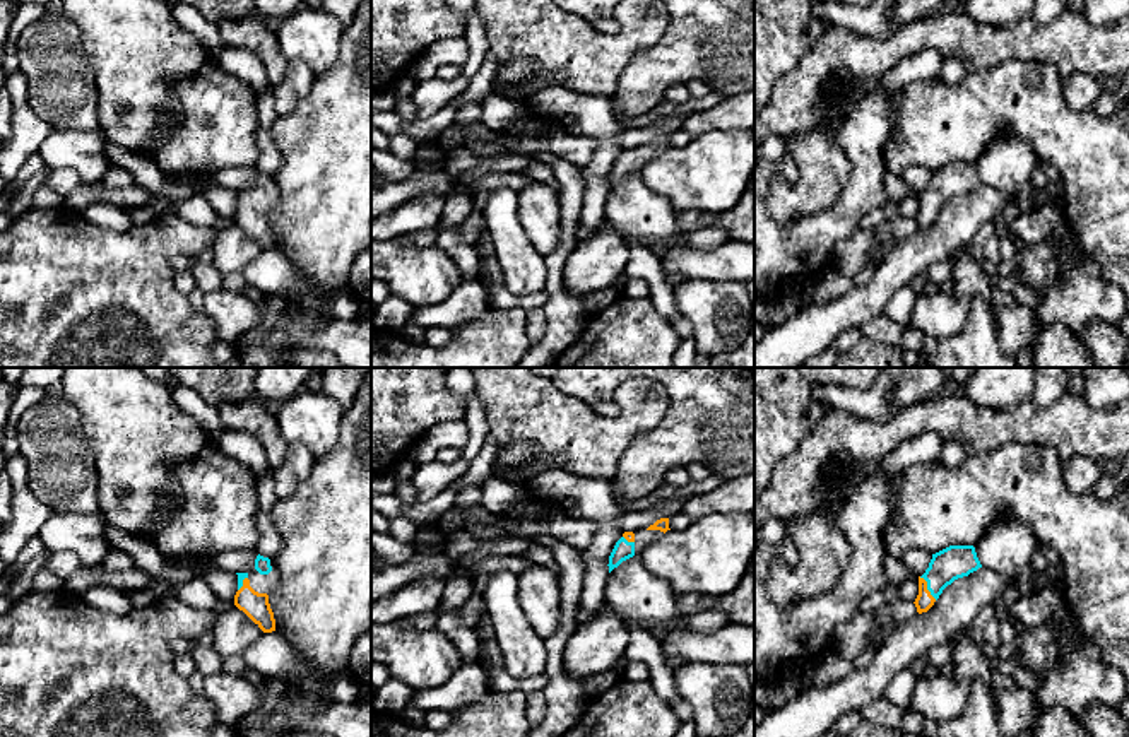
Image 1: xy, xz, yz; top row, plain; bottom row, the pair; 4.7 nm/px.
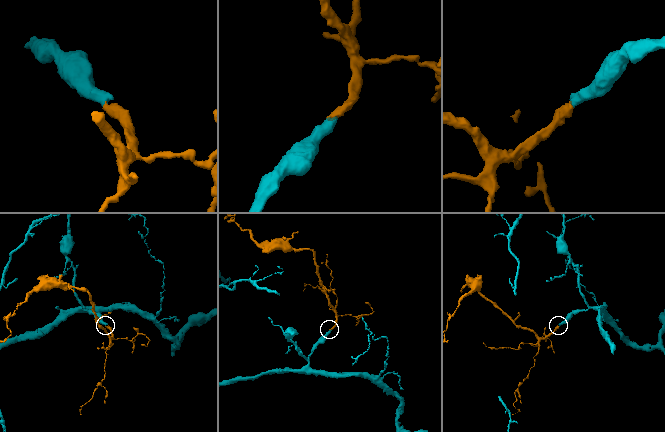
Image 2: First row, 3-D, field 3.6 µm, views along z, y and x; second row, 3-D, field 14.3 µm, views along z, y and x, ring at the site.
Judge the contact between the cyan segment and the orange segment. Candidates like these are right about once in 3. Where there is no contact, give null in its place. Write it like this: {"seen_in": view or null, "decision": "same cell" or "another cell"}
{"seen_in": "yz", "decision": "same cell"}

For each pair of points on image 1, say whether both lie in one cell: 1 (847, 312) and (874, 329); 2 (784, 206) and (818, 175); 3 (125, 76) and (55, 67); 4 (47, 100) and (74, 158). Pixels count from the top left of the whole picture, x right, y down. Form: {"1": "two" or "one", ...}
{"1": "two", "2": "one", "3": "two", "4": "two"}

